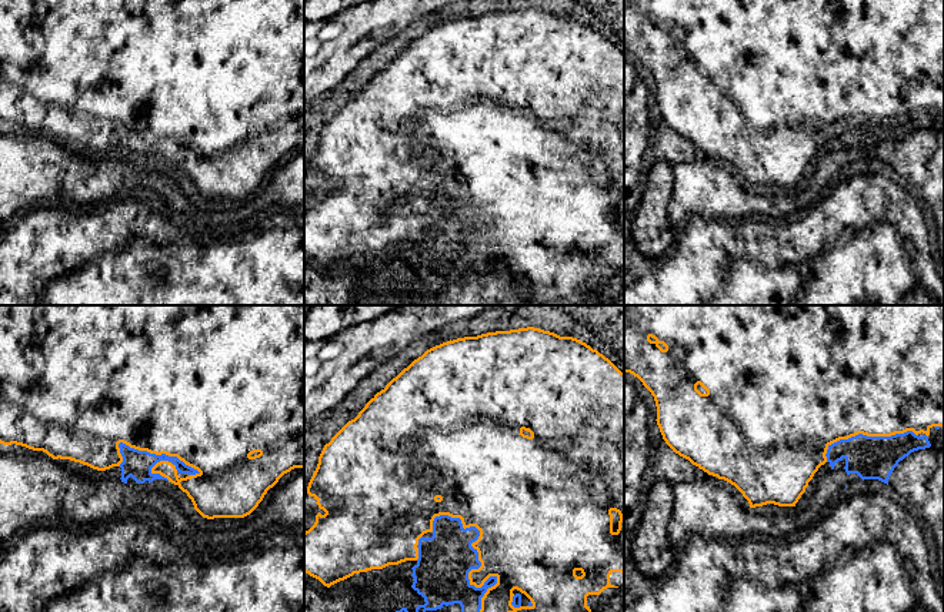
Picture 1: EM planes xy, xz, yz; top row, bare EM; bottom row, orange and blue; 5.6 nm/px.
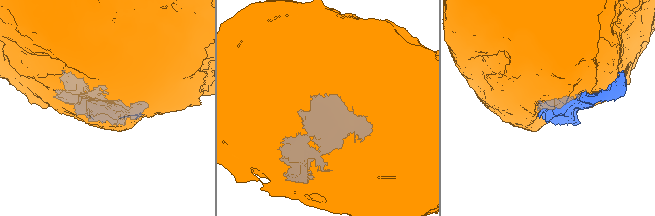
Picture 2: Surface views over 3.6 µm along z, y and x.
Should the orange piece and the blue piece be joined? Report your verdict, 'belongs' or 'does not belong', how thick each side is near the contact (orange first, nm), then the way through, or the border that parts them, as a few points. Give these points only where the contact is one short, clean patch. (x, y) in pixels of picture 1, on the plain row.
belongs | 380/300 nm

